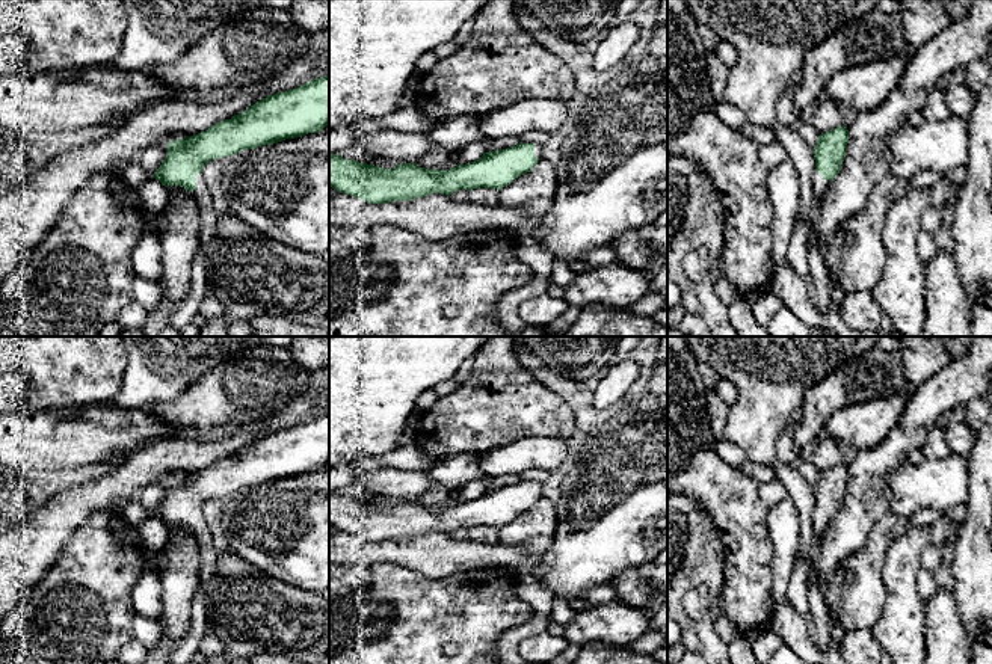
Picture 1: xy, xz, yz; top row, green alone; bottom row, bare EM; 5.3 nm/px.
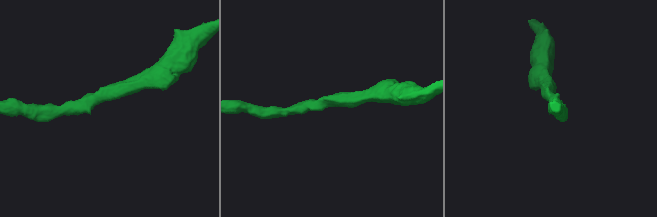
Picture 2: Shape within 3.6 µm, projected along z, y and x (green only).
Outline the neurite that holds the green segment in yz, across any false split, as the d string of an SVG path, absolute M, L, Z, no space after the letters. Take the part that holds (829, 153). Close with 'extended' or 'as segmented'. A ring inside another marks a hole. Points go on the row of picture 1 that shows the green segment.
M844 125L836 127L818 136L814 148L815 171L812 180L814 205L821 202L827 184L838 175L846 157L849 143L849 130Z | extended

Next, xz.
M524 142L483 152L479 160L447 171L424 169L415 163L385 169L329 154L329 187L368 204L411 201L432 193L450 196L461 189L501 190L530 172L541 158L542 145Z | extended

